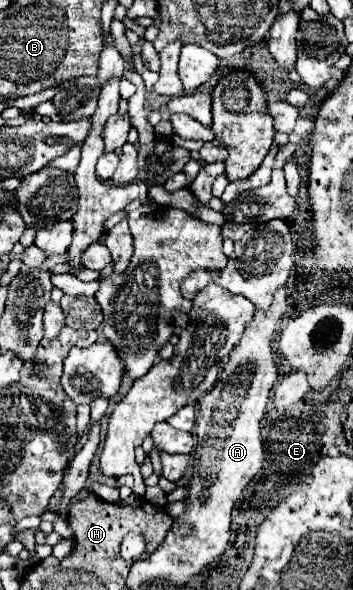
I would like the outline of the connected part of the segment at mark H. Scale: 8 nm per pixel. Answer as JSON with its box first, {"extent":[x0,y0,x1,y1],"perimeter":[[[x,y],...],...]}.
{"extent":[68,494,172,568],"perimeter":[[[88,494],[84,500],[76,502],[70,508],[68,524],[74,530],[74,550],[72,552],[80,552],[80,556],[84,556],[84,560],[88,560],[92,568],[96,568],[96,564],[100,564],[100,556],[104,556],[104,560],[122,560],[120,540],[130,530],[142,532],[146,536],[146,554],[152,554],[156,546],[164,542],[168,528],[172,528],[172,518],[168,516],[164,508],[152,506],[150,502],[144,502],[144,500],[136,500],[134,504],[120,506],[120,504],[108,504],[100,500],[98,496]]]}

